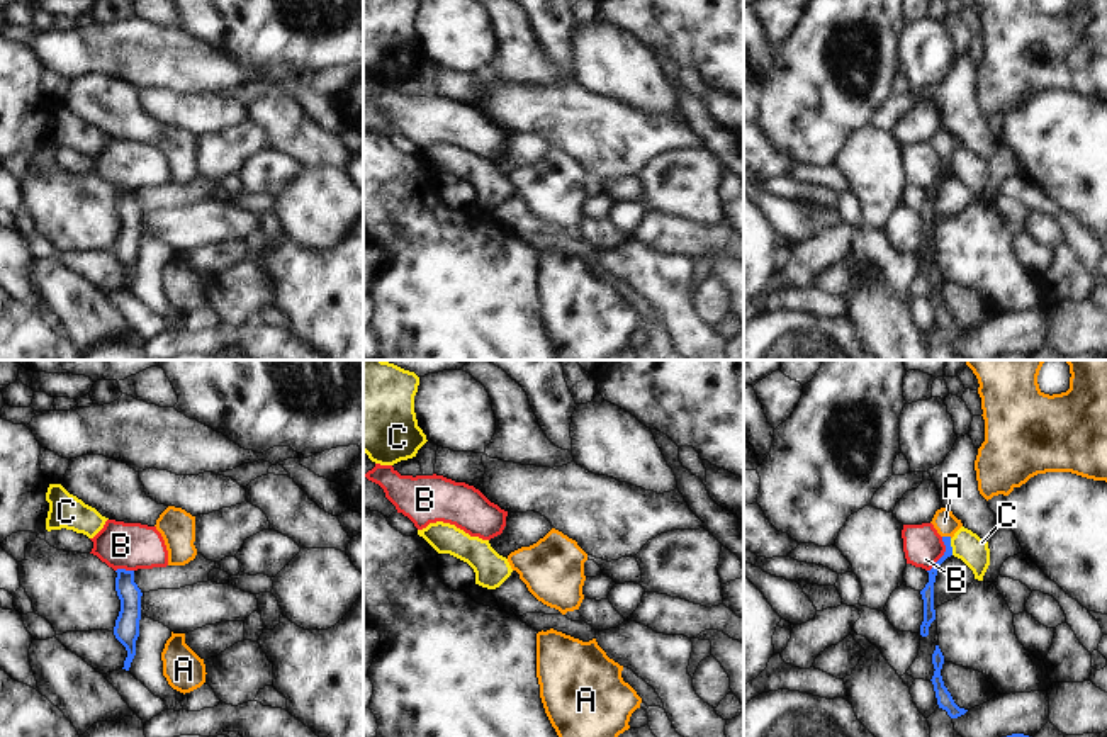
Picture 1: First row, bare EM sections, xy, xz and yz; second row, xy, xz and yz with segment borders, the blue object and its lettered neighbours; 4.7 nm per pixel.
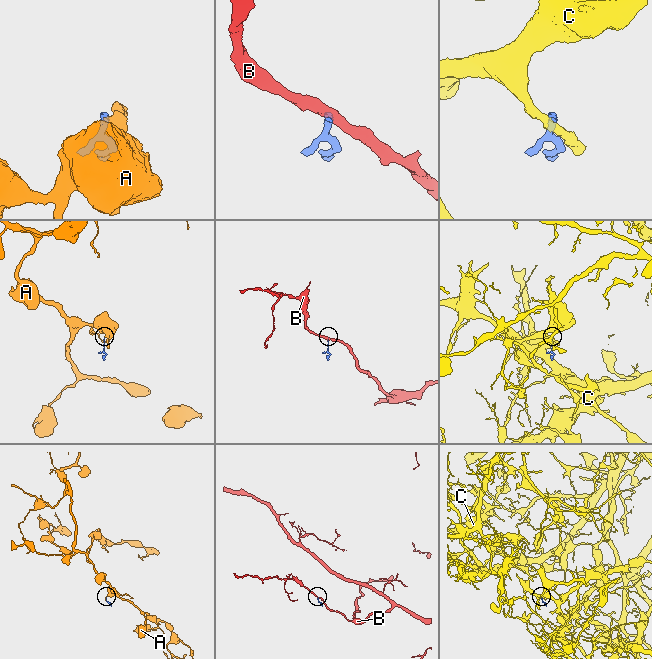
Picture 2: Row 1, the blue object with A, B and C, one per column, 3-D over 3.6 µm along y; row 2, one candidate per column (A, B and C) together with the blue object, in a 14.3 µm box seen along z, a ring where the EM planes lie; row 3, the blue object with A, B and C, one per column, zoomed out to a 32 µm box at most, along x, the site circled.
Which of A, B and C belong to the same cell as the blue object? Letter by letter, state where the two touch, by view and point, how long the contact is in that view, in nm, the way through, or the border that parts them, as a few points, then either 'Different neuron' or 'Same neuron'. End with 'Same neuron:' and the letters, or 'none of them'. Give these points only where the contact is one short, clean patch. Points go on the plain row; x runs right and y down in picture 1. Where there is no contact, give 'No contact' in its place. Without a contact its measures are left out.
A: Touches blue at yz (948, 157). Shared border 50 nm. Path across: yz (932, 192), (948, 172), (948, 157), (944, 141). Same neuron
B: Touches blue at yz (944, 174). Shared border 180 nm. Boundary: yz (943, 157), (944, 174), (927, 191). Different neuron
C: Touches blue at yz (951, 167). Shared border 80 nm. Boundary: yz (949, 158), (953, 174). Different neuron
Same neuron: A

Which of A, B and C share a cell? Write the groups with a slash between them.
A / B / C

